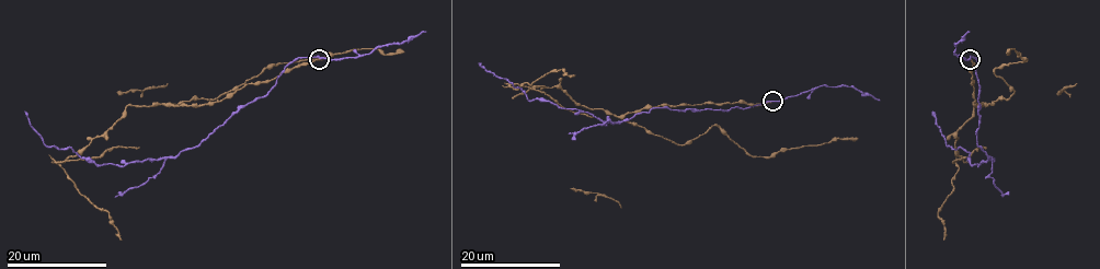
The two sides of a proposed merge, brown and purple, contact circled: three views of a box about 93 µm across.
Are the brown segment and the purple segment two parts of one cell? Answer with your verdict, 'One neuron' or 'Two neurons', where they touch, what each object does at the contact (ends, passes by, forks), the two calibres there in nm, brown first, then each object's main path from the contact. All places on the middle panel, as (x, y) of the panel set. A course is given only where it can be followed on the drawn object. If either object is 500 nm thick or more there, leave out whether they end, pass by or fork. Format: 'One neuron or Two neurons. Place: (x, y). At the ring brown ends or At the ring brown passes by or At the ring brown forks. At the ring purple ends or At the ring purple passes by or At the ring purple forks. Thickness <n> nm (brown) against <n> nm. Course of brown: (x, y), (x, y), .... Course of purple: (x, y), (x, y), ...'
Two neurons. Place: (772, 101). At the ring brown ends. At the ring purple passes by. Thickness 150 nm (brown) against 240 nm. Course of brown: (774, 101), (650, 107), (623, 118), (677, 144), (717, 126), (755, 156), (857, 139). Course of purple: (774, 101), (721, 110), (652, 108), (628, 120), (602, 121), (575, 108), (529, 101), (478, 63)

